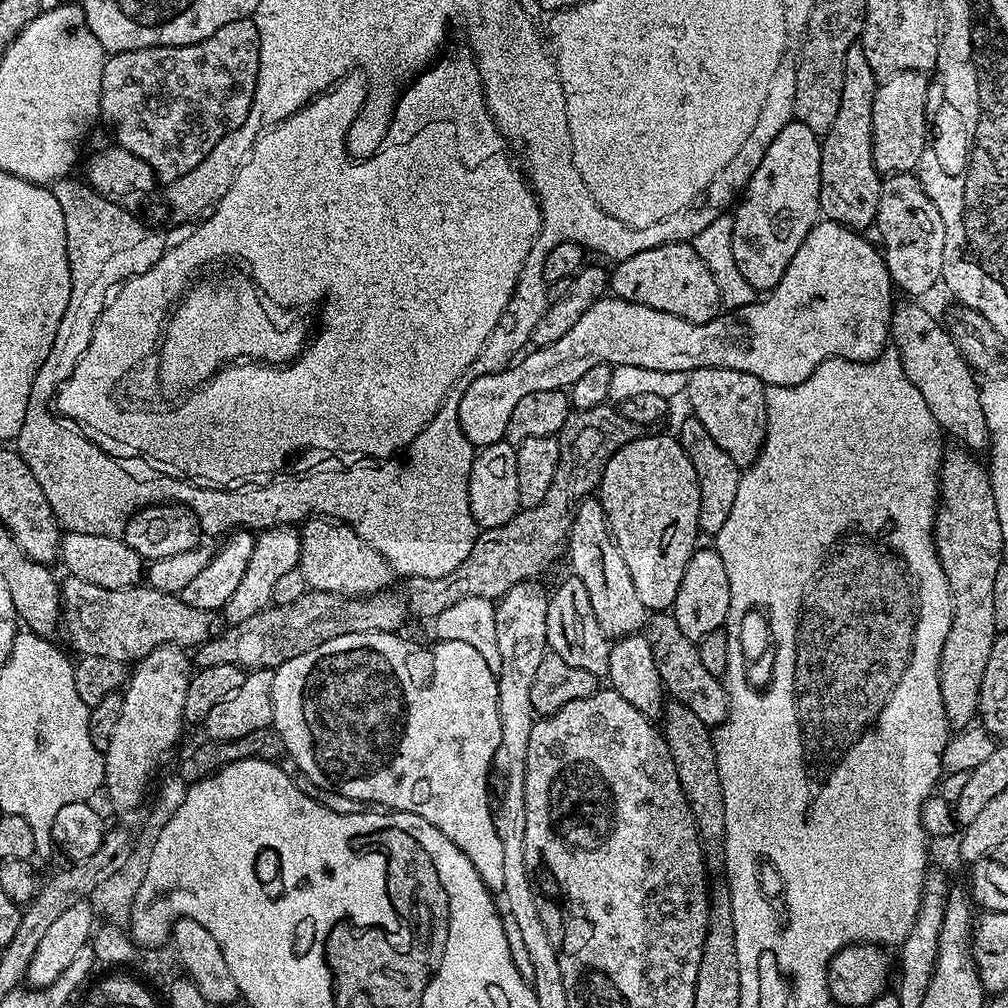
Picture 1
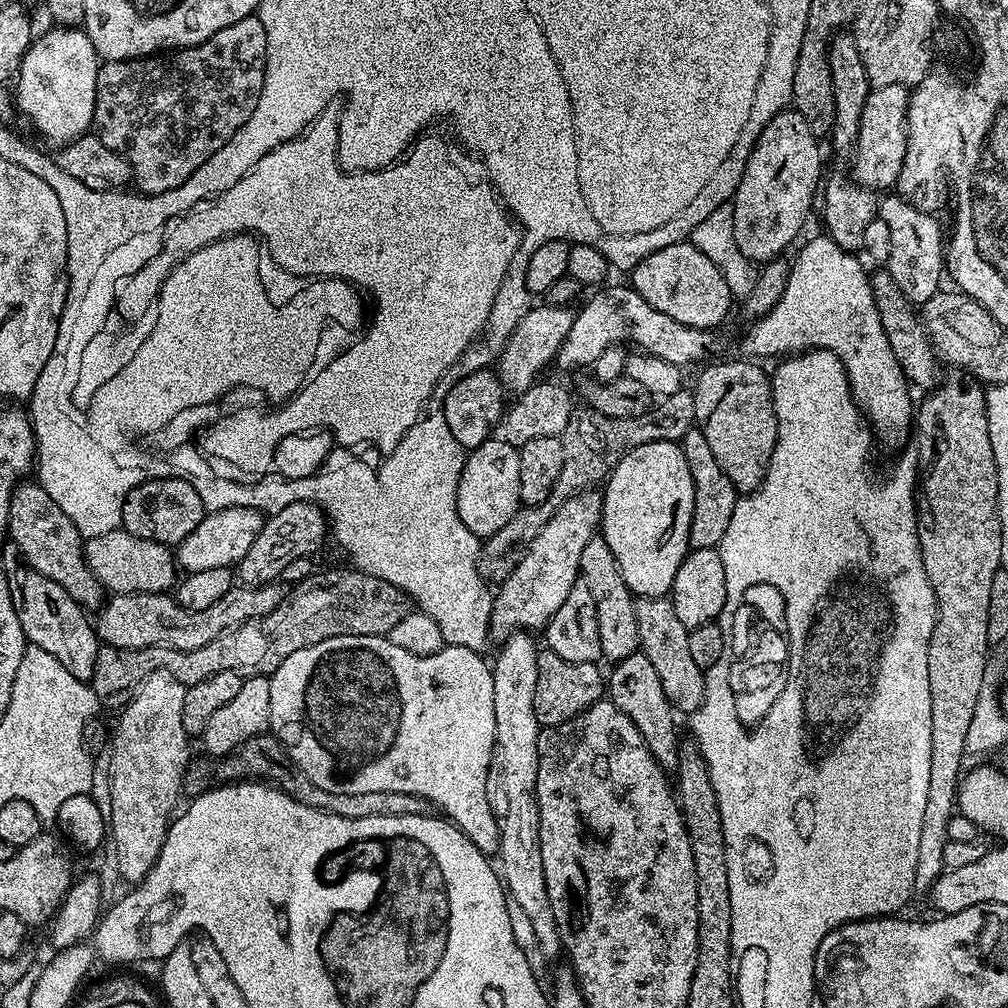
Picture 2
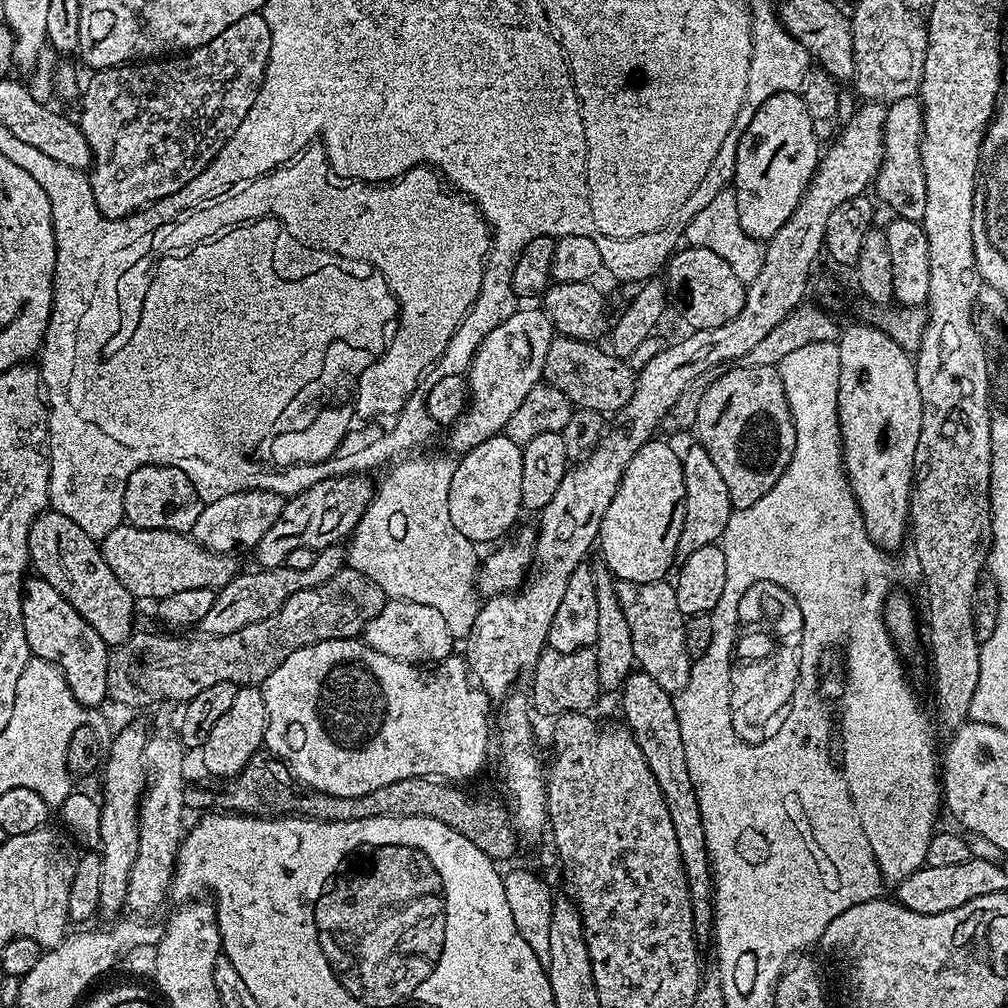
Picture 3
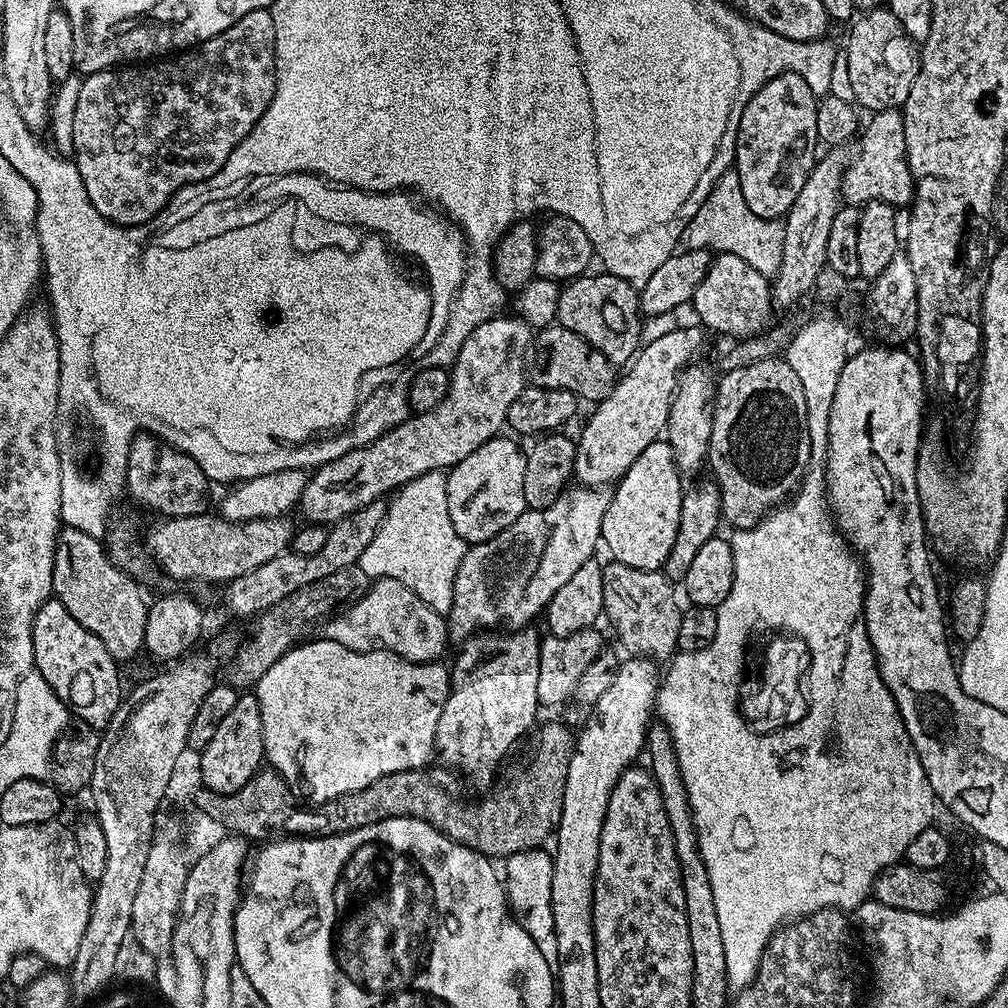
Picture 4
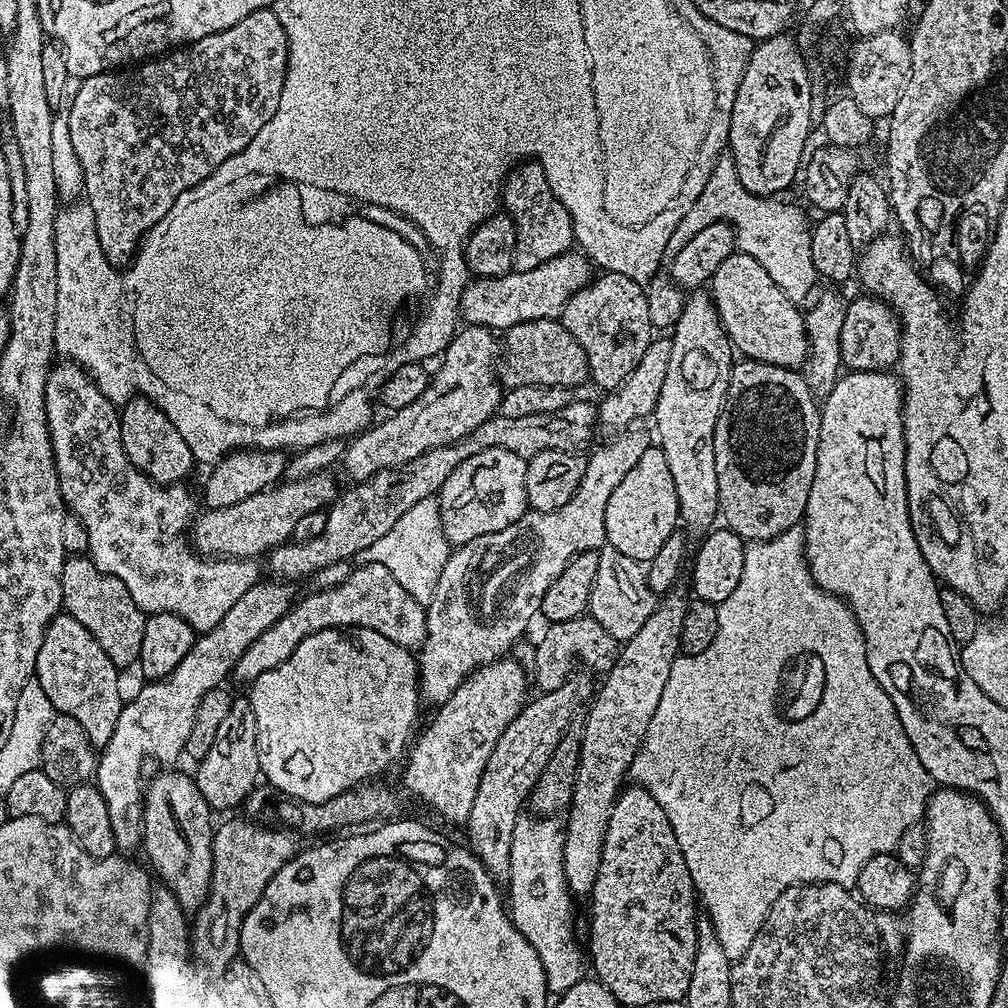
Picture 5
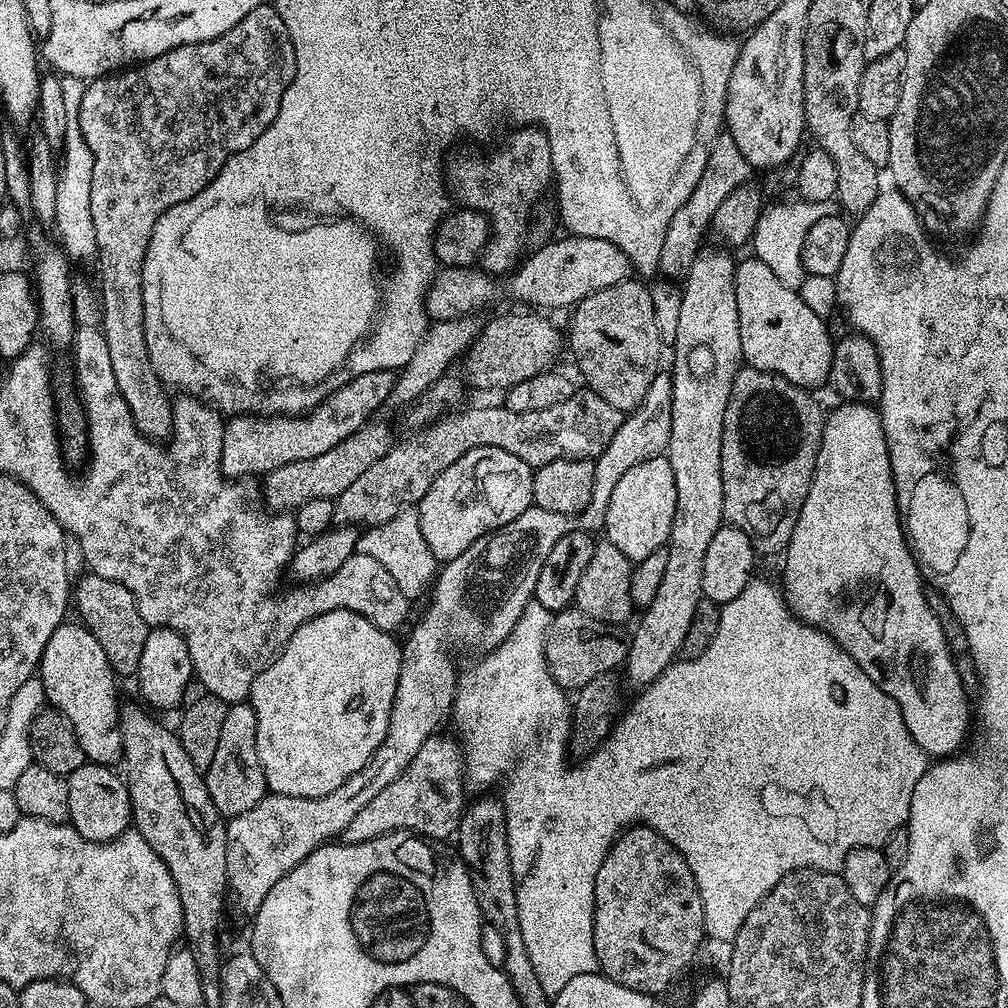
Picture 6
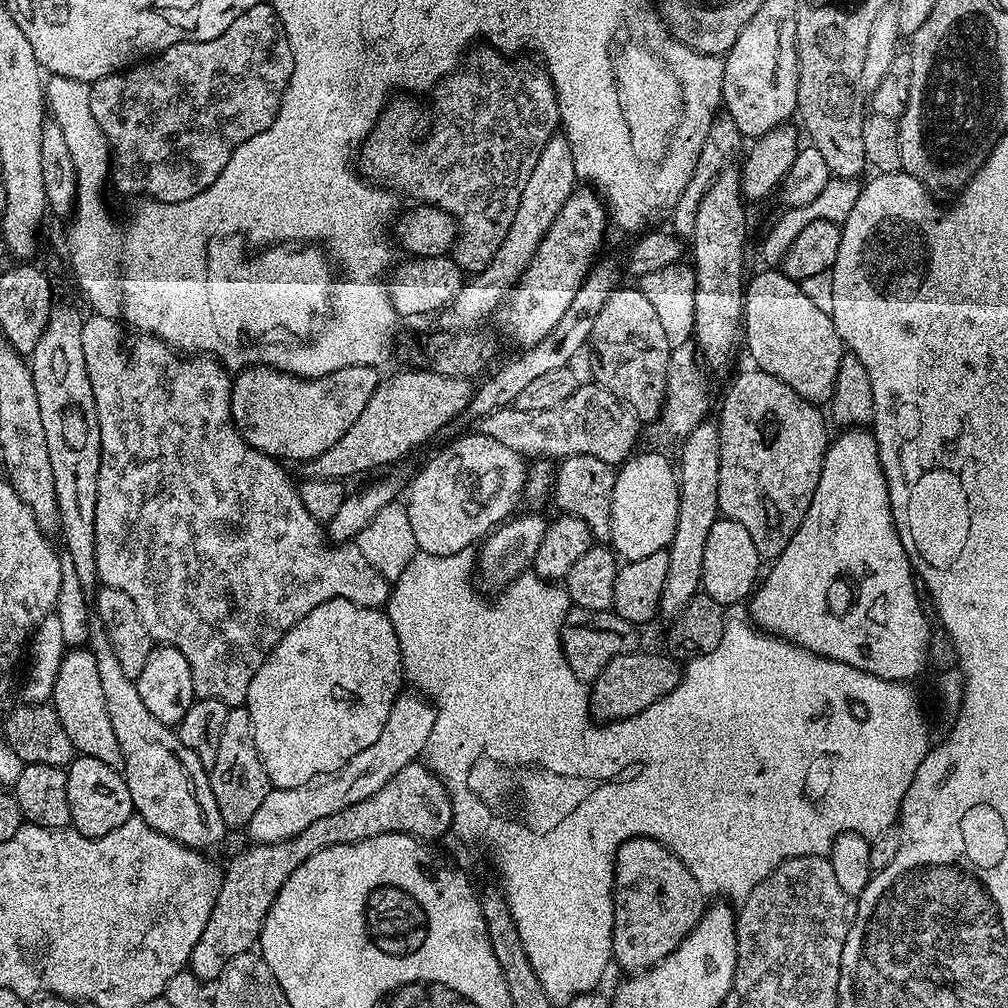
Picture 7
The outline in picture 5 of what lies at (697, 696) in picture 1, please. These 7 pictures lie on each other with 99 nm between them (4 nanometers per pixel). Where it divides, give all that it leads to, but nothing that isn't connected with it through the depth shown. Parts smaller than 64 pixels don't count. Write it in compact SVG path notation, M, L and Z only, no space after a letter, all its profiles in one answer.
M611 546L599 549L598 574L594 574L594 586L590 590L587 615L593 616L598 626L603 626L618 642L627 642L642 630L646 620L656 612L657 593L650 590L645 565L639 560L623 556Z

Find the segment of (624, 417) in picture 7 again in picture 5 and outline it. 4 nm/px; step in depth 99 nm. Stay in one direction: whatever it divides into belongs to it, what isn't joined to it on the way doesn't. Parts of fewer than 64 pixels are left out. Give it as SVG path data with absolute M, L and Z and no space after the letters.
M580 398L573 399L571 404L562 406L562 410L558 410L554 414L530 414L527 418L506 418L497 414L492 419L482 422L482 426L478 426L478 430L474 430L469 436L462 438L458 444L447 444L441 448L435 448L414 458L414 462L406 462L401 468L387 468L376 472L369 480L361 480L353 486L348 486L352 488L346 489L345 492L343 489L337 495L336 501L327 509L326 530L322 530L322 534L318 534L318 538L310 538L310 542L305 544L292 542L279 544L277 548L271 549L273 572L271 575L281 581L299 582L298 580L303 576L310 578L321 568L337 564L339 560L351 561L360 550L373 545L378 538L385 537L390 528L402 517L402 514L405 514L412 506L417 505L427 496L436 496L446 482L446 478L450 478L452 471L466 458L470 458L482 450L487 448L510 450L510 454L518 454L527 462L534 454L542 454L542 450L550 450L551 448L557 448L563 452L584 450L584 447L591 442L596 428L598 429L597 405L595 403L587 404Z

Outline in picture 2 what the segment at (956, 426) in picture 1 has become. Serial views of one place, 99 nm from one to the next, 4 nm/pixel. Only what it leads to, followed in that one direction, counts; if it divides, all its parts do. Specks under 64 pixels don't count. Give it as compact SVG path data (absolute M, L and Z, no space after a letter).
M886 270L873 271L870 279L874 290L874 306L878 306L878 318L882 318L882 330L886 330L886 342L890 342L890 350L894 350L894 358L898 358L898 366L902 366L904 376L909 385L917 389L931 390L938 383L936 376L937 353L924 329L924 321L917 305L902 290L898 290L898 282Z

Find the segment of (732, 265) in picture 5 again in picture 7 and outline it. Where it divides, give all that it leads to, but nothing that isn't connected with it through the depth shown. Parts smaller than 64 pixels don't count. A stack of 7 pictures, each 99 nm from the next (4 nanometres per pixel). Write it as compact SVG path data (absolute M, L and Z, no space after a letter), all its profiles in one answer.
M784 271L760 272L747 281L744 289L744 318L742 340L748 343L748 352L759 371L770 374L794 389L802 398L813 402L831 401L838 366L846 354L843 340L834 326L831 315L818 310L803 293L801 285L791 280Z

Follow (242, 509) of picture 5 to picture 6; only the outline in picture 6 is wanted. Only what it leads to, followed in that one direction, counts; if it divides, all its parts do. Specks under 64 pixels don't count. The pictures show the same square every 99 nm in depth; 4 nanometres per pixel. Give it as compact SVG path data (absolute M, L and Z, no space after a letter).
M387 423L363 424L358 431L350 434L350 438L338 442L334 450L326 450L326 454L318 454L318 458L306 458L302 462L286 462L286 466L278 466L278 470L263 477L263 503L273 512L288 514L314 498L335 501L342 490L348 489L362 475L362 470L370 470L370 466L374 466L378 458L382 458L392 449L394 437L388 428L390 427Z

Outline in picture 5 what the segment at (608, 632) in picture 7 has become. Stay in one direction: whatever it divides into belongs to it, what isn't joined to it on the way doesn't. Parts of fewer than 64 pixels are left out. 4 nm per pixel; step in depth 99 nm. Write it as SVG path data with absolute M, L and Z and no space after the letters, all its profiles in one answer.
M590 615L572 618L570 622L558 622L557 624L548 624L545 627L544 637L536 644L536 676L534 672L534 684L540 692L549 692L558 690L562 682L566 682L574 673L581 670L587 670L593 674L607 673L609 668L614 666L616 655L619 654L621 645L614 638L614 634L608 633L603 626L598 626L598 622Z

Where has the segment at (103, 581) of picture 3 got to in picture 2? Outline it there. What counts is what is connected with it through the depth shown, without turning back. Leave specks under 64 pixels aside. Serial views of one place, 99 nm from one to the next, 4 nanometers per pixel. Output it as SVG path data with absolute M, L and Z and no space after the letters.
M39 482L28 483L17 484L10 498L8 536L11 543L18 546L24 561L31 568L38 570L38 574L46 574L46 578L58 582L58 586L62 586L62 590L66 590L66 594L70 594L70 598L74 598L74 602L78 602L81 608L99 609L106 599L106 589L92 573L90 566L86 566L85 537L80 535L74 522L70 522L66 514L62 514L58 502L54 502L54 498L46 494Z

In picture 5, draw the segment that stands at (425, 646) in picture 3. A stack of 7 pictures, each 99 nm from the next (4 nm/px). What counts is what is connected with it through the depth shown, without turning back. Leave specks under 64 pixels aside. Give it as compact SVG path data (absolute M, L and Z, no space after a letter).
M368 564L364 567L353 567L352 573L349 574L346 582L342 582L333 588L313 591L311 594L313 596L308 596L305 600L297 599L287 614L278 618L276 624L270 626L265 633L262 633L242 654L240 660L235 664L234 676L240 679L244 686L251 685L252 681L259 678L262 674L266 674L266 670L274 670L274 666L286 662L286 658L290 658L290 654L294 654L298 642L302 642L310 634L318 634L327 628L338 628L341 630L352 630L348 628L353 628L353 630L372 628L378 634L382 634L382 638L390 638L390 642L398 642L398 646L409 650L419 650L428 636L426 634L426 618L428 614L425 605L418 603L411 597L402 588L401 583L390 574L390 570L386 566Z

